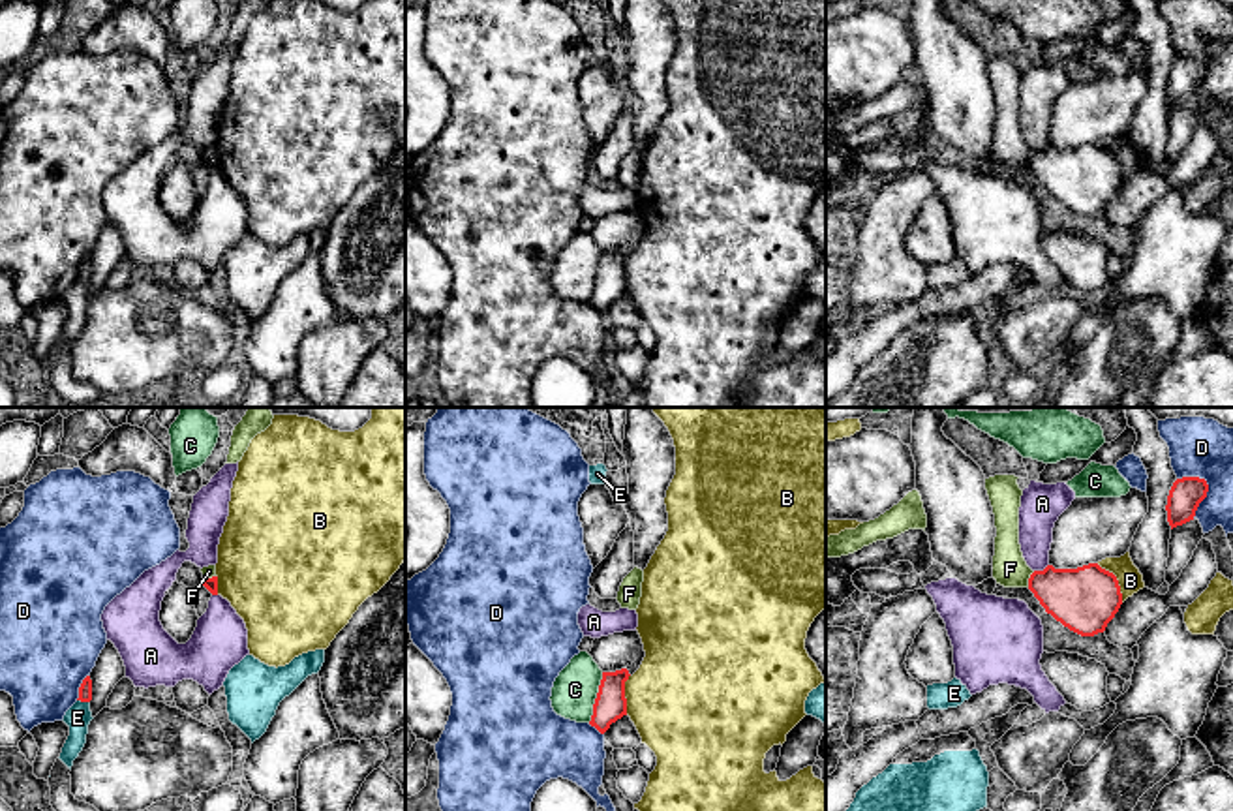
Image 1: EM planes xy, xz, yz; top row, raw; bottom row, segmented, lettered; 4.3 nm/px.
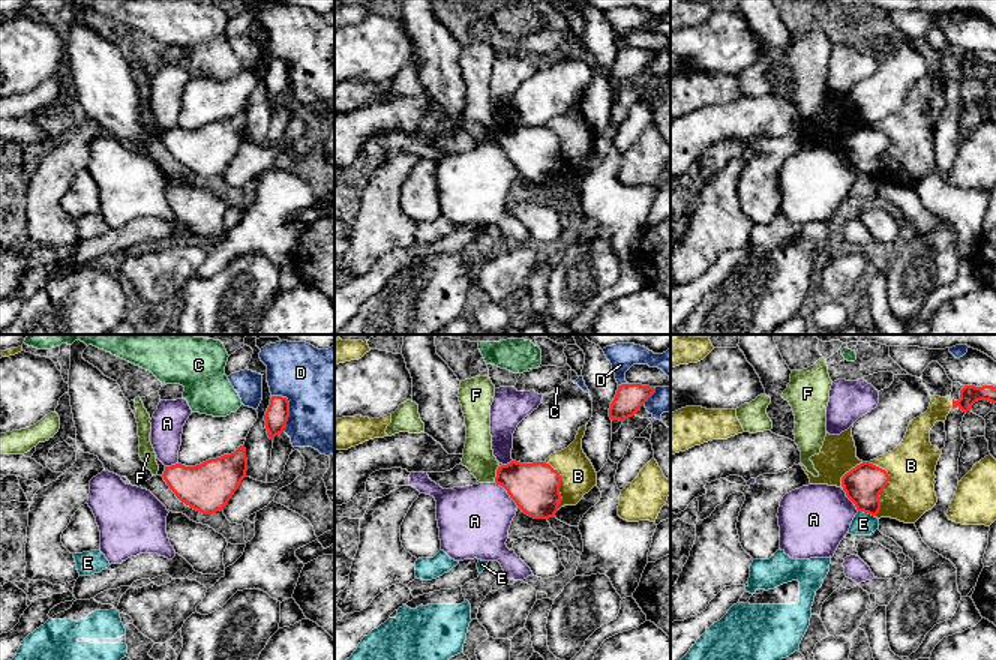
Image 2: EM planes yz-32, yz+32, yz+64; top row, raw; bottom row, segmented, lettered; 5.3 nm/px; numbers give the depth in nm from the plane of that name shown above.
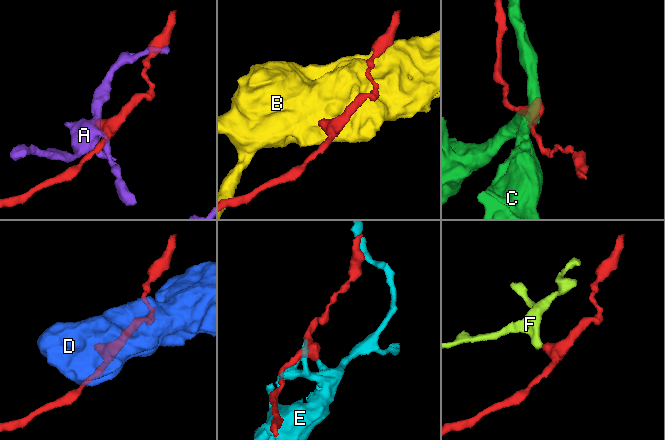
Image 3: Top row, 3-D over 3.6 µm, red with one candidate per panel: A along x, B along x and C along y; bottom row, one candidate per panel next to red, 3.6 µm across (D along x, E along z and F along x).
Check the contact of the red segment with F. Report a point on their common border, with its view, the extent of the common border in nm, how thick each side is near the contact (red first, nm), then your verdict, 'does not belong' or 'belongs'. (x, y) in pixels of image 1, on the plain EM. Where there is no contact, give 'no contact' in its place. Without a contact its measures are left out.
yz (1029, 158) | 80 nm | 280/150 nm | does not belong

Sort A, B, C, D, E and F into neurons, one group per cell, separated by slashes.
A / B / C / D / E / F

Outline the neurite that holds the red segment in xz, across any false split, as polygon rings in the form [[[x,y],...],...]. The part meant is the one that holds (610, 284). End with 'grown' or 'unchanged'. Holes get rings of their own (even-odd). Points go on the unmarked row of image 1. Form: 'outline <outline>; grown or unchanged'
outline [[[627,248],[602,252],[589,300],[601,314],[604,314],[612,302],[627,295],[625,261],[629,255]]]; unchanged

